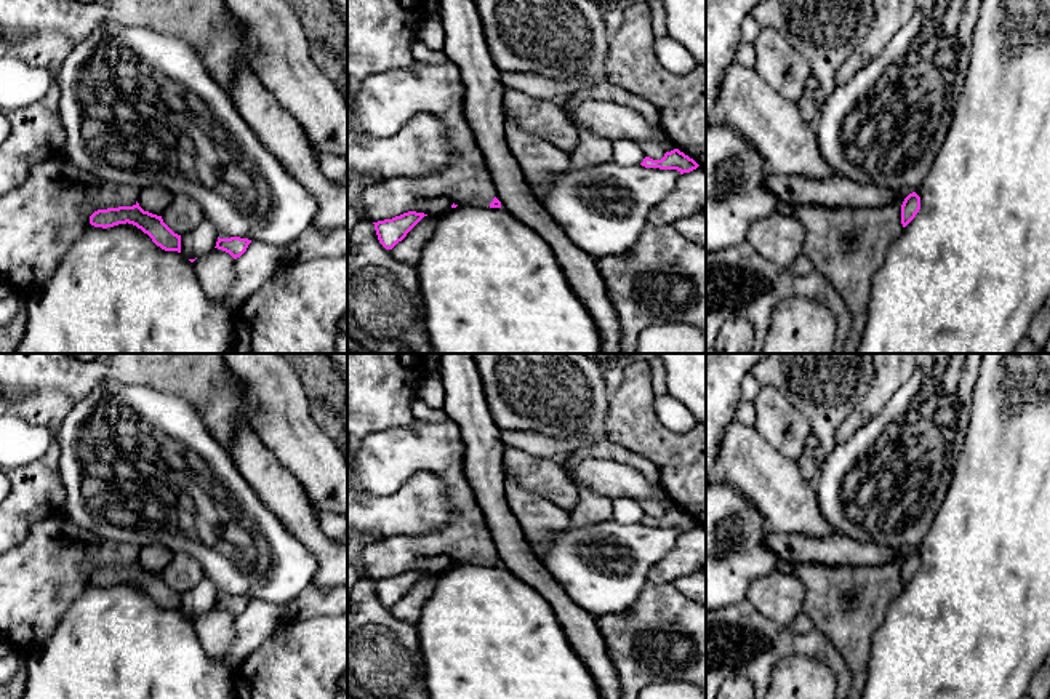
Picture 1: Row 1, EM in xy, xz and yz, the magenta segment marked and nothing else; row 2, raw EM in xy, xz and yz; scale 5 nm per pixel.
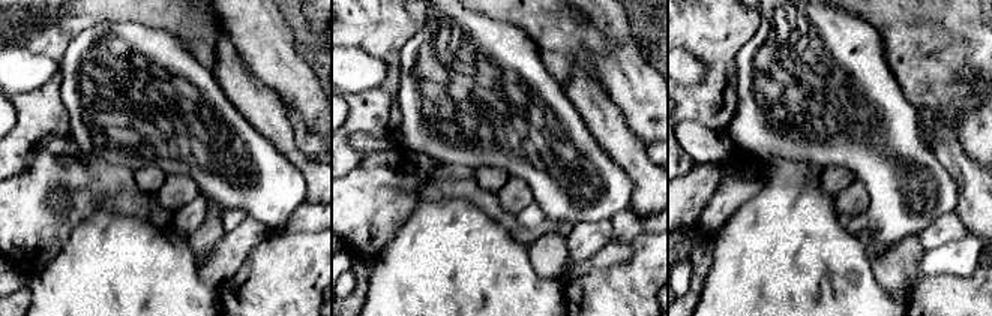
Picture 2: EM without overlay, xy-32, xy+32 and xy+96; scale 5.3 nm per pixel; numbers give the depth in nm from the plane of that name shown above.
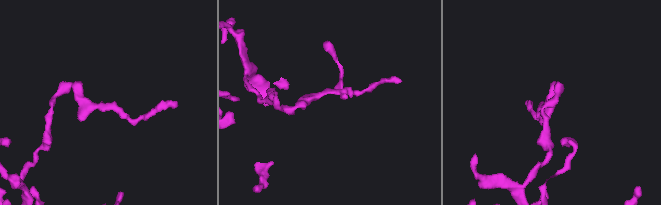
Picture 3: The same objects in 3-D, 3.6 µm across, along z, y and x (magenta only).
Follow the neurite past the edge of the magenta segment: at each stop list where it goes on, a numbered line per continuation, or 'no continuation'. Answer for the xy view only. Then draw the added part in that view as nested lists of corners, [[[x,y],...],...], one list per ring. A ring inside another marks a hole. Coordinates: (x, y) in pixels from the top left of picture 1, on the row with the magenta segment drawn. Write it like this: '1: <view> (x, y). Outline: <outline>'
no continuation

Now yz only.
no continuation

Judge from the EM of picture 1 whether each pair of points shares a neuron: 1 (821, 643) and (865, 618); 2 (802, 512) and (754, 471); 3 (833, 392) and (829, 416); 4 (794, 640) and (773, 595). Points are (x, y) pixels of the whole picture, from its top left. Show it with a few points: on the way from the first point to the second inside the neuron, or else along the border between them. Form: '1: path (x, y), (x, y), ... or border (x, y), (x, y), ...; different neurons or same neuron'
1: border (815, 627), (829, 640), (849, 671); different neurons
2: path (791, 503), (765, 477); same neuron
3: path (829, 399), (829, 410); same neuron
4: border (754, 607), (770, 619), (788, 626); different neurons

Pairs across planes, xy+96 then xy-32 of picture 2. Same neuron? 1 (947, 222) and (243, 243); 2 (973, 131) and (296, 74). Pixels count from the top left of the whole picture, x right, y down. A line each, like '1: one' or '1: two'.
1: one
2: one

